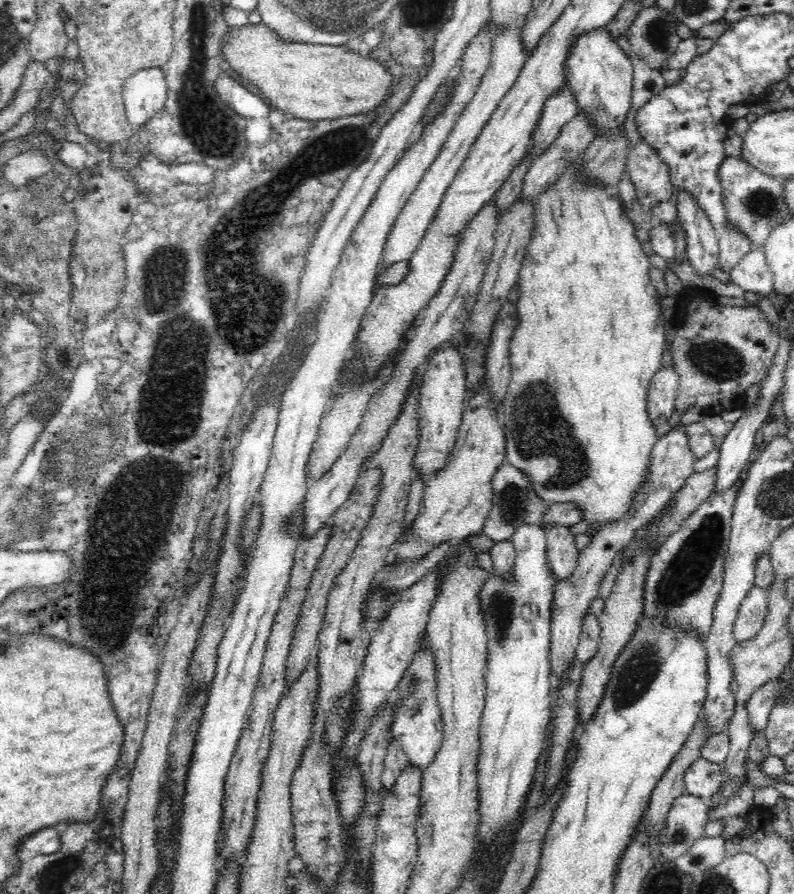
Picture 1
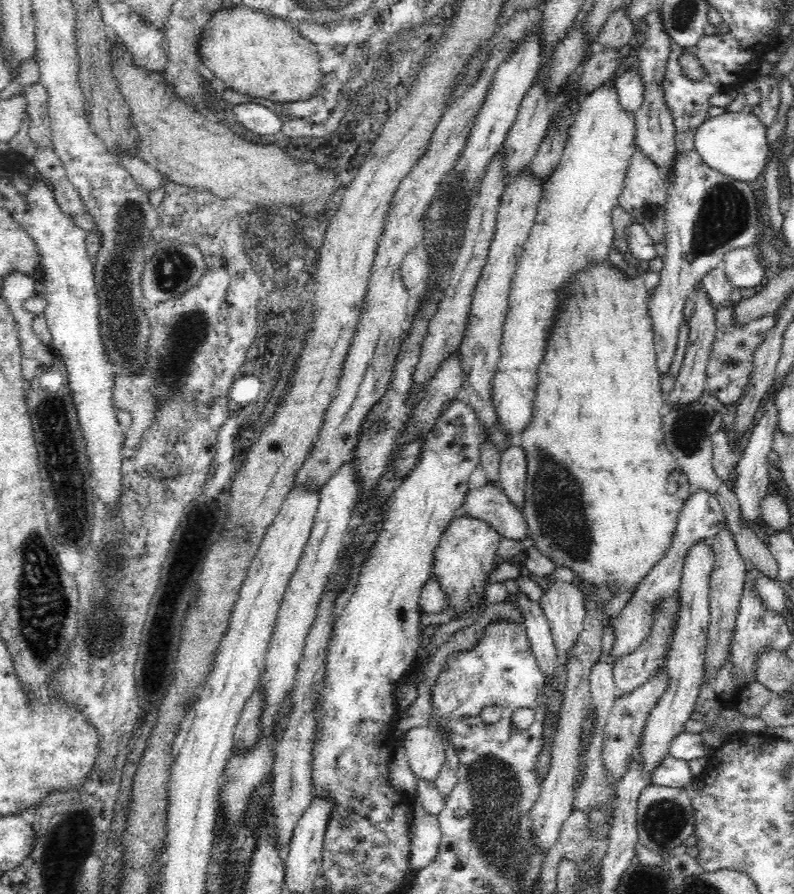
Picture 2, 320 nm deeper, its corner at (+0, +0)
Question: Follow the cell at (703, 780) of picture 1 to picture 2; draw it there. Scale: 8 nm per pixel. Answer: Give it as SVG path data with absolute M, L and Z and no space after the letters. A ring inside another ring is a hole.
M666 757L660 760L657 766L658 768L654 768L654 774L652 774L654 785L684 789L684 786L696 780L690 773L688 761Z

